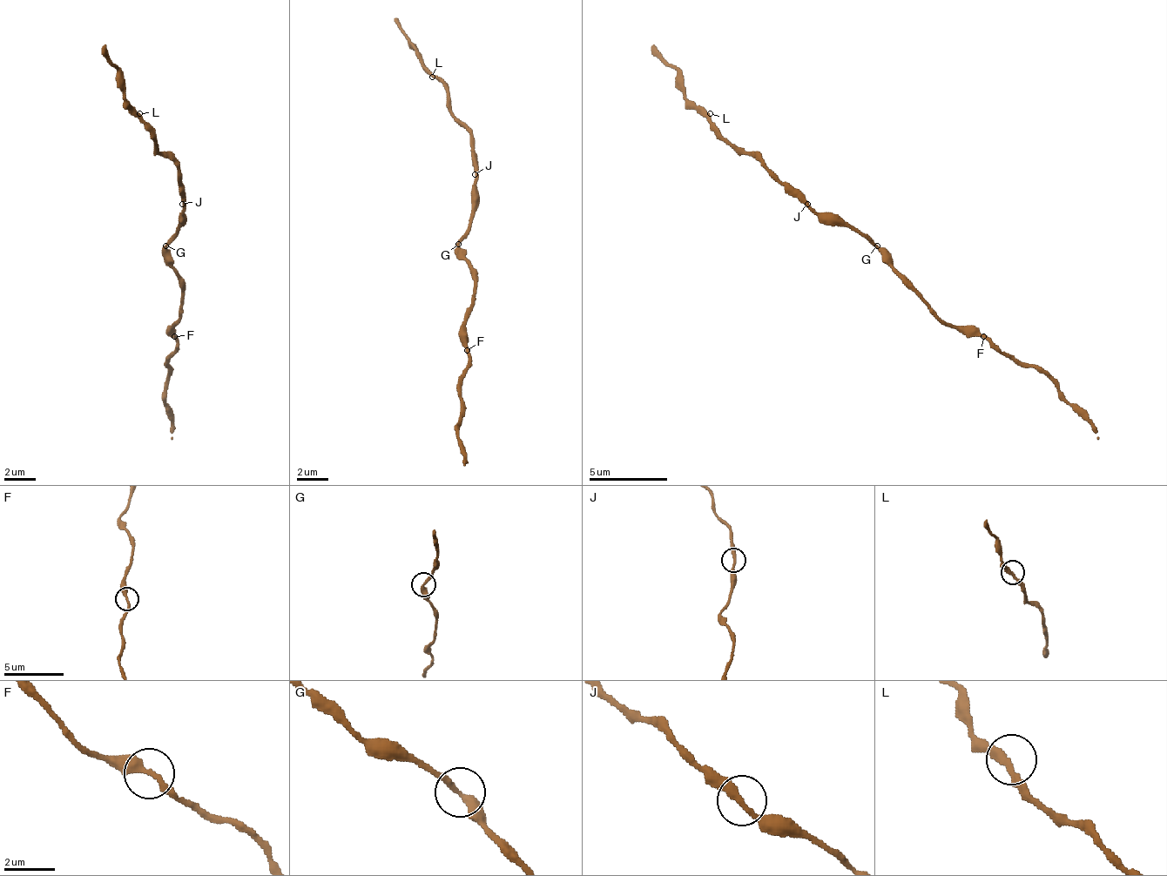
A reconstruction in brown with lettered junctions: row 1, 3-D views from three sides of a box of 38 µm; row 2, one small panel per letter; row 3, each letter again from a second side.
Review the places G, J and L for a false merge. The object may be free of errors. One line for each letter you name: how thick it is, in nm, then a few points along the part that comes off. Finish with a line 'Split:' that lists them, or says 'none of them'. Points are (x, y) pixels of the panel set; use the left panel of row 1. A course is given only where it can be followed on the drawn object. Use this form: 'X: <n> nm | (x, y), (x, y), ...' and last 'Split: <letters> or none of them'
Split: none of them

